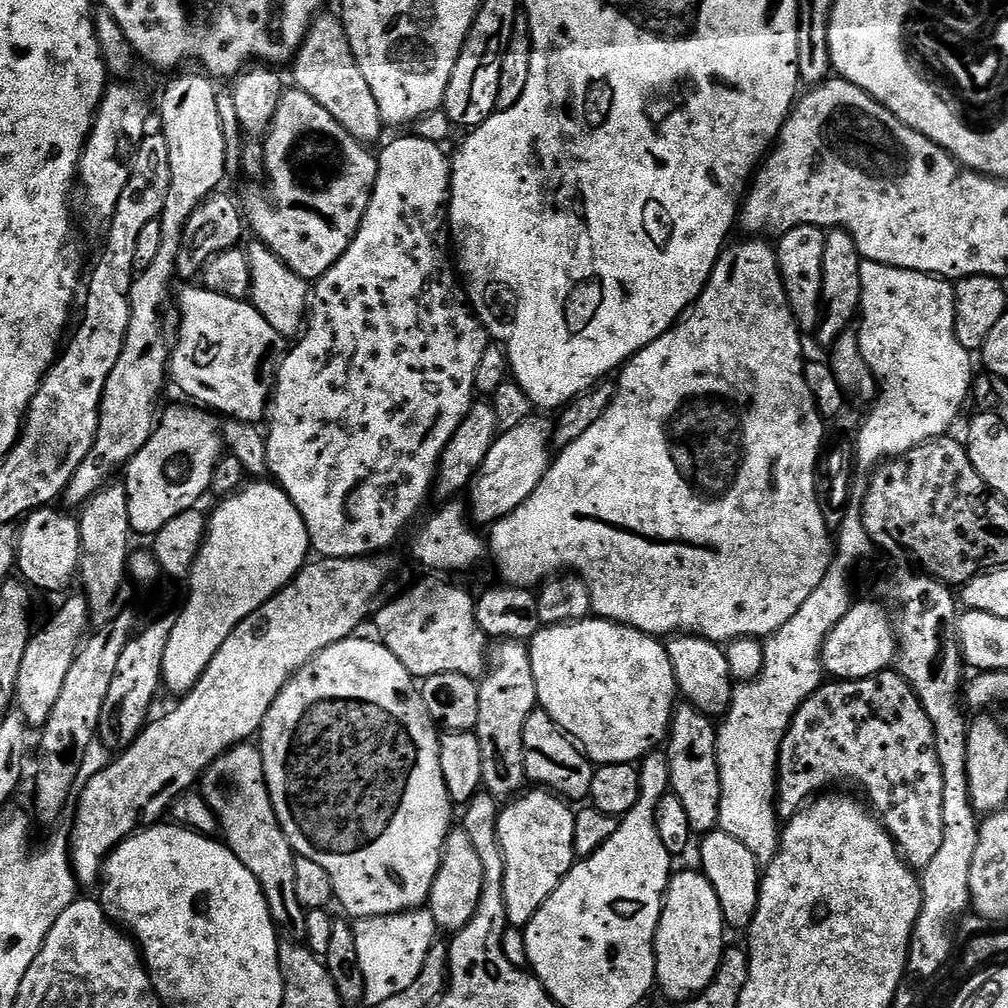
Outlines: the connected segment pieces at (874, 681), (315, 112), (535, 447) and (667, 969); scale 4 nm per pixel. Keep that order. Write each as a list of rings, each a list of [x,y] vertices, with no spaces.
[[[899,671],[879,672],[870,678],[861,680],[825,682],[821,684],[817,692],[810,694],[810,698],[806,698],[806,702],[802,702],[802,706],[794,714],[794,718],[786,730],[786,738],[782,738],[780,747],[778,778],[776,779],[777,813],[784,818],[795,816],[813,798],[820,796],[825,790],[831,789],[828,787],[831,786],[832,780],[841,780],[844,784],[853,780],[864,791],[863,799],[870,805],[871,811],[878,817],[882,827],[890,833],[892,841],[896,843],[896,848],[909,868],[922,870],[926,866],[930,866],[930,861],[938,855],[938,850],[942,847],[942,766],[938,766],[938,750],[934,750],[934,730],[930,718],[926,714],[926,710],[922,710],[922,702],[918,702],[912,687],[900,677]]]
[[[299,90],[285,91],[278,102],[278,110],[274,114],[272,123],[269,124],[266,135],[263,137],[265,148],[265,170],[267,172],[266,190],[268,190],[269,200],[260,200],[252,209],[247,209],[246,224],[259,243],[267,246],[287,268],[294,270],[294,274],[298,274],[302,279],[315,282],[320,277],[327,274],[330,266],[334,266],[338,262],[338,258],[342,258],[342,254],[346,254],[346,250],[351,246],[352,239],[356,237],[356,231],[360,228],[362,218],[368,209],[368,203],[372,197],[372,187],[376,184],[376,173],[378,171],[378,160],[375,155],[370,153],[369,145],[358,142],[346,130],[342,130],[342,126],[338,126],[338,122],[334,122],[334,118],[330,118],[330,114],[322,106],[318,106],[318,102],[314,102],[314,98],[310,98],[310,94]]]
[[[533,414],[526,418],[526,422],[514,426],[514,430],[500,432],[490,446],[486,462],[482,462],[480,473],[472,479],[466,493],[471,519],[477,525],[491,526],[497,520],[506,518],[506,514],[518,510],[518,506],[522,506],[522,502],[526,502],[526,498],[530,498],[530,494],[538,490],[538,482],[542,482],[542,478],[548,473],[548,452],[550,453],[554,431],[553,421],[548,421],[544,416],[547,415]]]
[[[677,871],[668,882],[664,892],[664,909],[656,931],[656,982],[655,987],[664,991],[664,996],[673,1002],[691,1000],[714,980],[718,966],[724,957],[726,941],[724,932],[726,925],[722,918],[722,906],[718,906],[718,894],[714,894],[714,886],[710,886],[703,871]]]

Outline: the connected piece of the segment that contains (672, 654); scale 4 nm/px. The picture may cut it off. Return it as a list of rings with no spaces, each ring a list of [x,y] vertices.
[[[677,634],[671,637],[666,647],[679,695],[700,712],[713,718],[723,718],[732,701],[734,687],[727,651],[704,636],[691,634]]]

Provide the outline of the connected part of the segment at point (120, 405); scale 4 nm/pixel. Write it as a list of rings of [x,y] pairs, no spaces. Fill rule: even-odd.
[[[181,71],[179,74],[181,76],[176,76],[168,85],[164,88],[164,93],[160,96],[160,128],[159,131],[166,138],[166,147],[170,149],[170,194],[166,194],[166,206],[162,210],[160,215],[160,229],[162,230],[162,246],[158,250],[158,254],[154,258],[154,262],[150,262],[150,266],[145,270],[145,272],[139,273],[133,279],[132,289],[130,290],[130,330],[126,334],[126,342],[122,346],[122,358],[118,358],[118,366],[114,366],[114,370],[110,370],[110,378],[106,378],[106,390],[102,394],[102,402],[100,403],[100,421],[98,422],[98,434],[96,435],[96,441],[94,446],[90,450],[90,454],[86,454],[86,458],[82,462],[82,466],[78,466],[78,470],[74,474],[74,478],[70,478],[68,483],[68,489],[65,490],[63,499],[65,501],[69,500],[72,504],[77,504],[77,506],[83,506],[88,503],[90,497],[94,495],[95,492],[100,491],[101,488],[105,487],[113,479],[112,471],[116,467],[127,465],[128,461],[132,457],[138,454],[138,450],[142,450],[142,446],[146,446],[146,442],[152,437],[152,429],[156,427],[158,423],[158,408],[156,412],[156,399],[160,396],[160,391],[164,388],[164,379],[167,381],[170,376],[170,361],[172,359],[172,349],[174,347],[174,341],[178,335],[178,308],[174,303],[174,292],[171,292],[172,279],[175,281],[177,279],[178,273],[176,270],[176,259],[178,258],[178,250],[182,246],[182,238],[184,237],[184,228],[188,224],[188,219],[198,210],[198,206],[206,197],[212,195],[213,192],[217,191],[221,187],[220,184],[226,178],[226,139],[223,138],[221,119],[218,118],[217,103],[215,102],[217,85],[213,83],[207,75],[201,74],[199,71],[196,72],[184,72]]]

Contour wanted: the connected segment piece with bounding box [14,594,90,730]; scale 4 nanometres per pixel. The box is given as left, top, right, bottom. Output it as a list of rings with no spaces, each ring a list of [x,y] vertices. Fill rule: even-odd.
[[[76,594],[70,597],[41,628],[39,625],[33,631],[30,646],[26,646],[26,655],[22,657],[22,666],[18,670],[14,701],[29,729],[43,729],[44,723],[50,718],[50,710],[54,710],[58,702],[62,686],[66,683],[66,673],[70,671],[70,666],[74,666],[74,658],[89,631],[87,628],[90,628],[88,599],[83,594]]]

